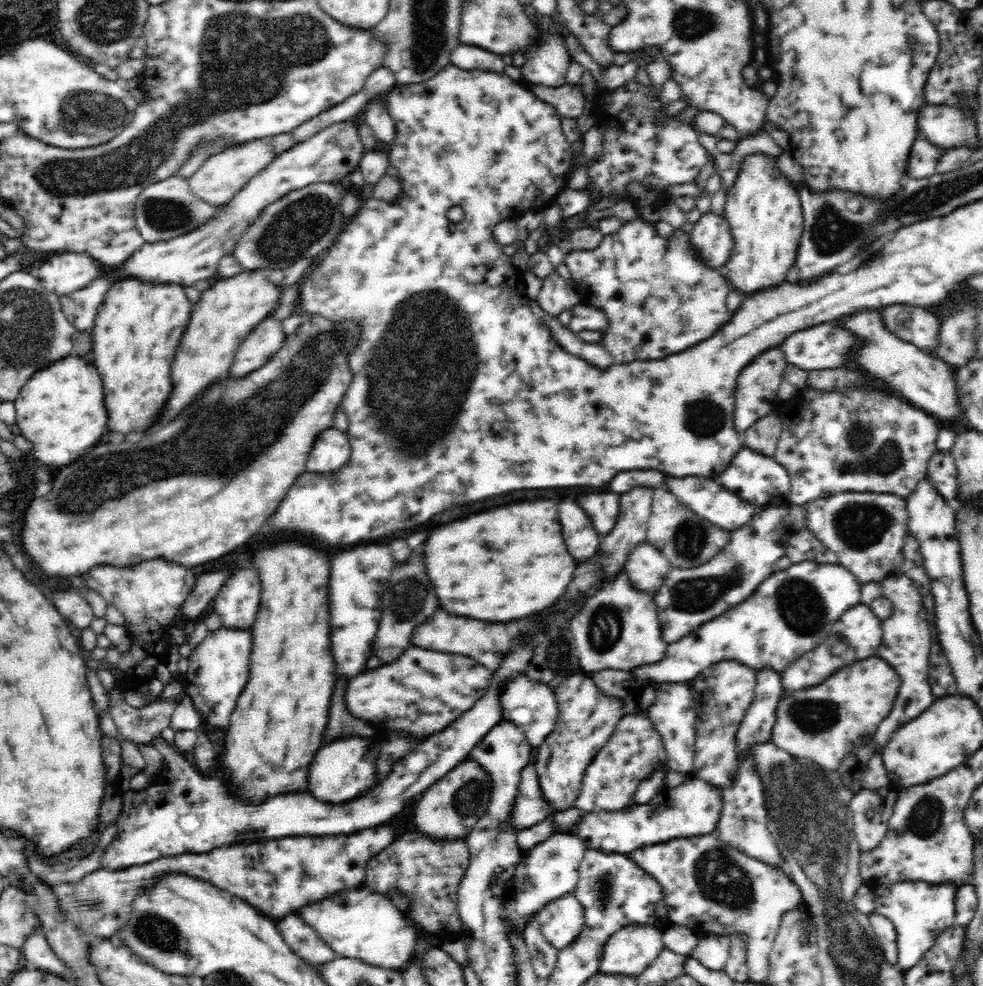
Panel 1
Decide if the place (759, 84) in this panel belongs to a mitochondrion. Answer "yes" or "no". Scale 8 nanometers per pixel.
no

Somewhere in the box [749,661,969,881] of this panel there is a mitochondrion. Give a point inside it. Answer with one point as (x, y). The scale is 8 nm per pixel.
(924, 818)

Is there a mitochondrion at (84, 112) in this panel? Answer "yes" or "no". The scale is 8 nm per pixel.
yes

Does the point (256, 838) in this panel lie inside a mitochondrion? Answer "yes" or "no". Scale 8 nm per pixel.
no

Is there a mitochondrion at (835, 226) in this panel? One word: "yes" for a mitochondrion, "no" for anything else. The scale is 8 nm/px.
yes

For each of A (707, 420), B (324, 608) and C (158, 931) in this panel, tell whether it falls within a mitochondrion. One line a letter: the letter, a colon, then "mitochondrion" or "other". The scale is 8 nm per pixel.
A: mitochondrion
B: other
C: mitochondrion

